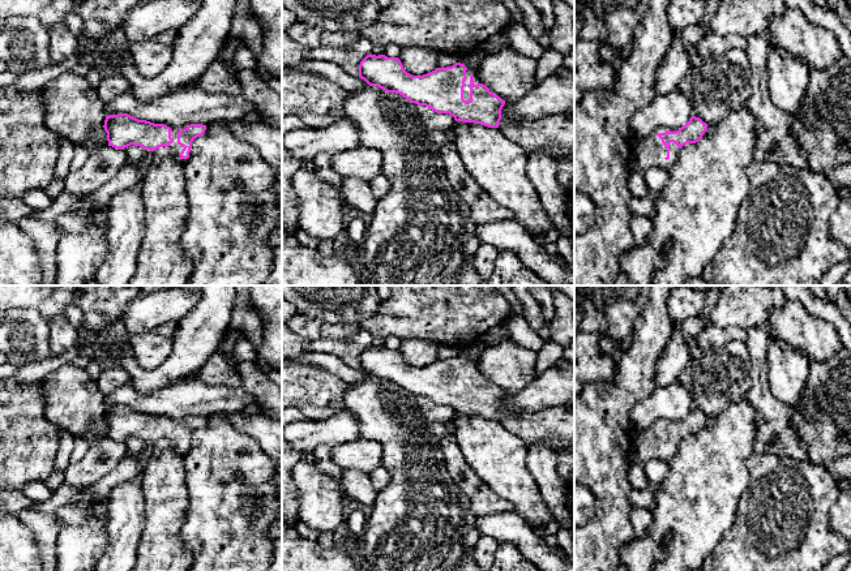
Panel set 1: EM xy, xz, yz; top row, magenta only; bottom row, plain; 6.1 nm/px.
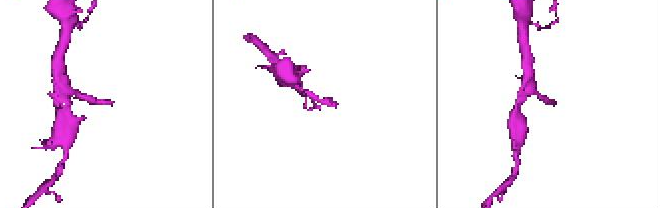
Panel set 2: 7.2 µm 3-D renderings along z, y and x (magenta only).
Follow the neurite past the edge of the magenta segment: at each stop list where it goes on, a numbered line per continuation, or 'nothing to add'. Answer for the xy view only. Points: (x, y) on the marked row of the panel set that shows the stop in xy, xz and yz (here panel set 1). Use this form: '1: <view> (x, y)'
1: xy (175, 147)

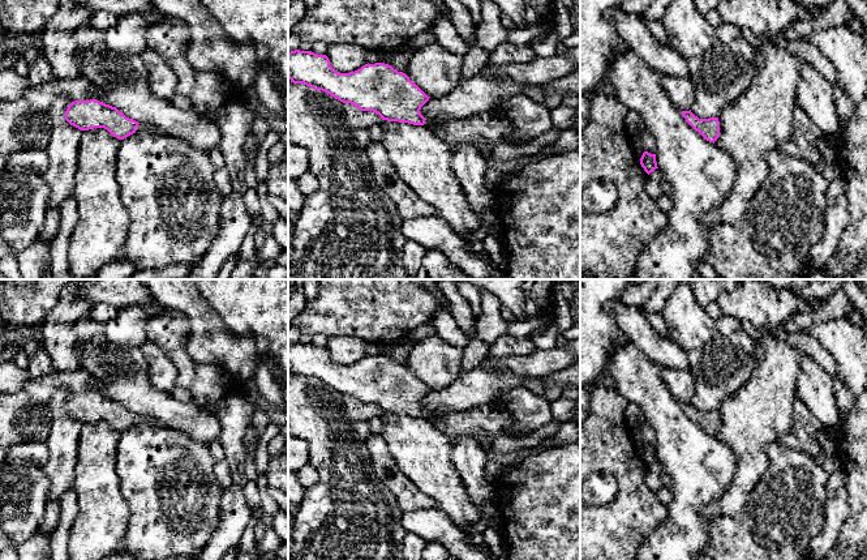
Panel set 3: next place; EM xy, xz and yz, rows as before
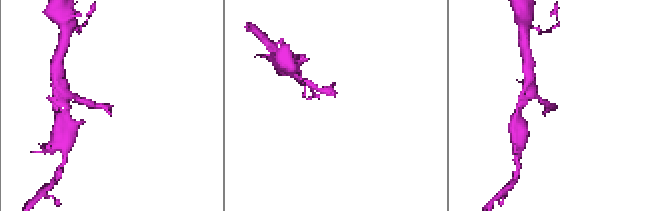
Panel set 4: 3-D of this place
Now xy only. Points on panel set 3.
1: xy (142, 127)

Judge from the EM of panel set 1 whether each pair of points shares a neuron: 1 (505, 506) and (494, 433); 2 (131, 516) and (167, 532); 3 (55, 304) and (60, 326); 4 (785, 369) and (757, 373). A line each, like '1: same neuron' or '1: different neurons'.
1: different neurons
2: different neurons
3: different neurons
4: different neurons

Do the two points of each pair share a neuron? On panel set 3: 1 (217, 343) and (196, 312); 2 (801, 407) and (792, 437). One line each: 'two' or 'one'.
1: one
2: one

